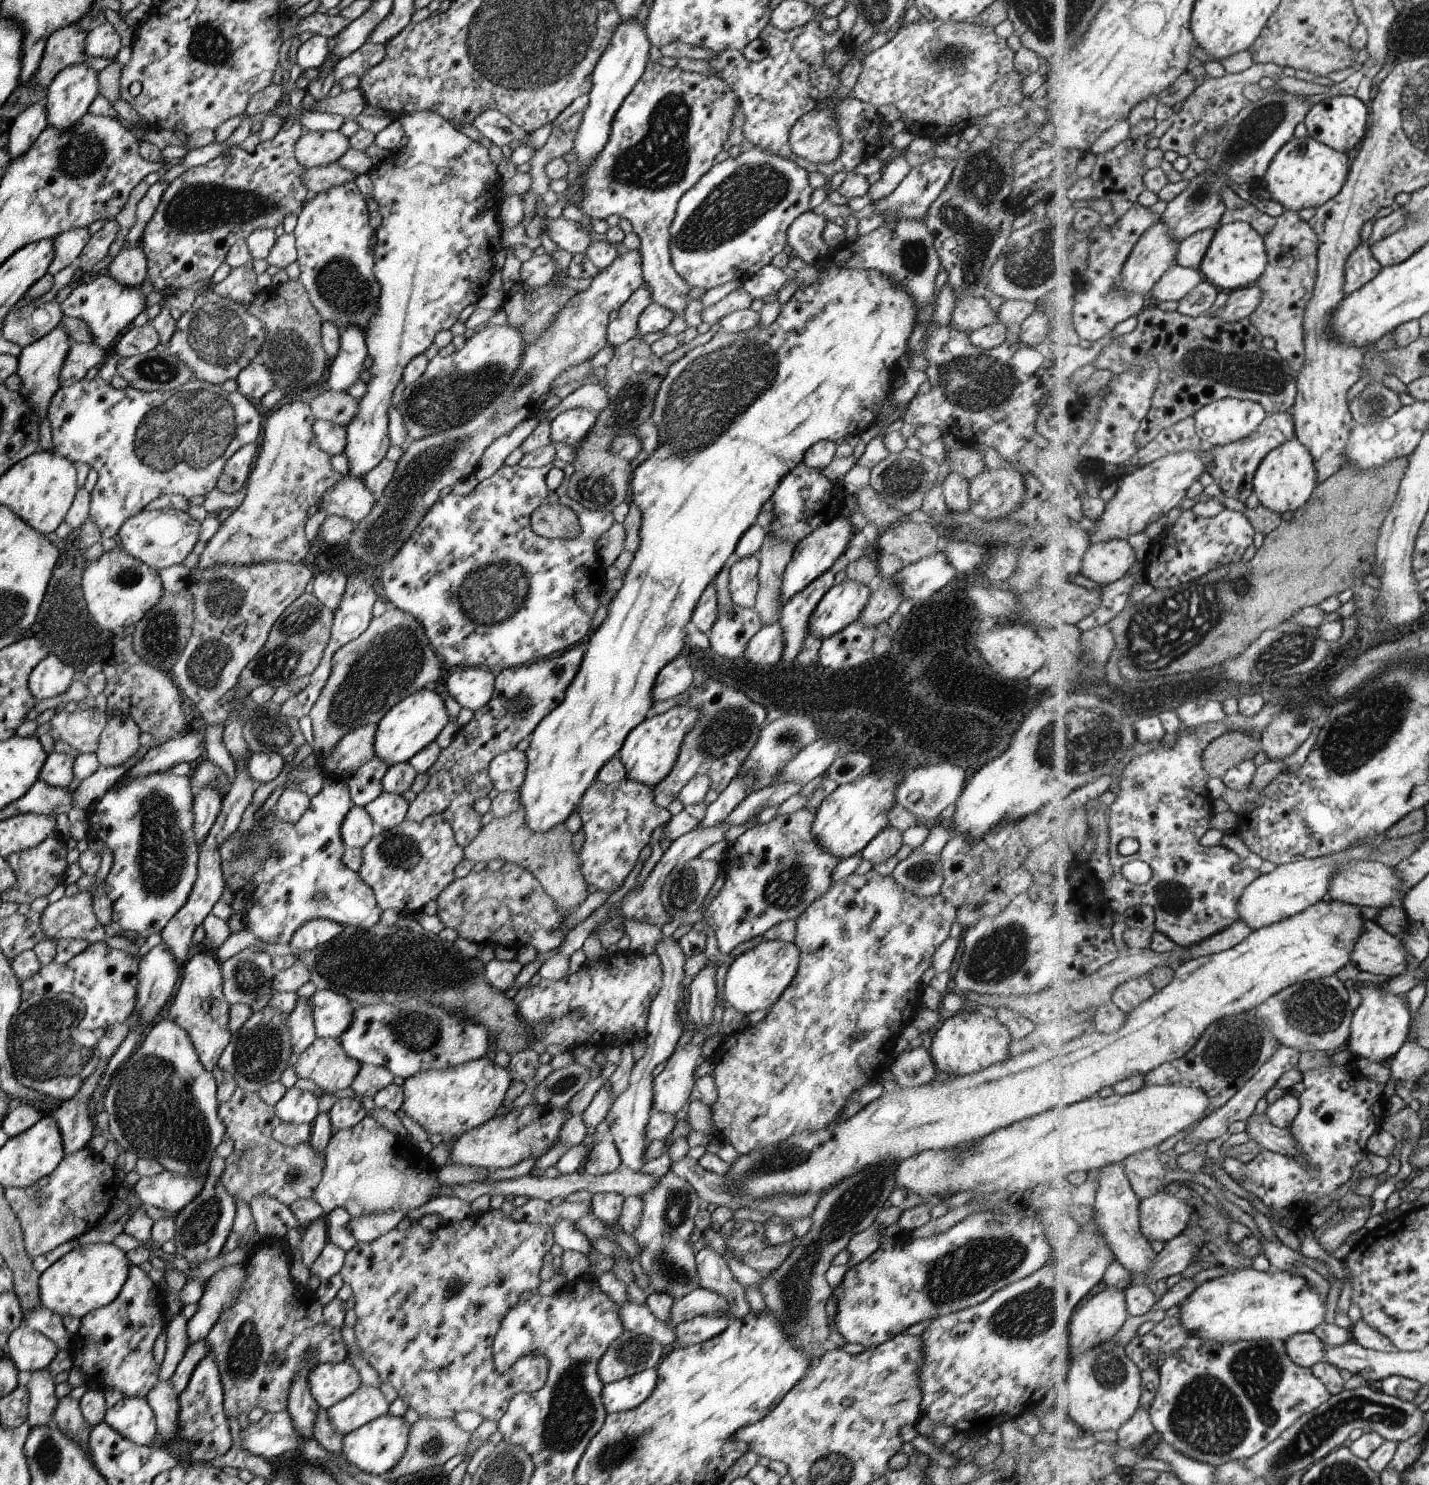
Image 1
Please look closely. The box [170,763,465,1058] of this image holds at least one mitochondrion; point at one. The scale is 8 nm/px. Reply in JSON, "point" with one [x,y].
{"point":[343,965]}

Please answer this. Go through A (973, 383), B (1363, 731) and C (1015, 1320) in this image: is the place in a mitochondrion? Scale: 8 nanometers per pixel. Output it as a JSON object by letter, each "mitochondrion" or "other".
{"A":"mitochondrion","B":"mitochondrion","C":"mitochondrion"}

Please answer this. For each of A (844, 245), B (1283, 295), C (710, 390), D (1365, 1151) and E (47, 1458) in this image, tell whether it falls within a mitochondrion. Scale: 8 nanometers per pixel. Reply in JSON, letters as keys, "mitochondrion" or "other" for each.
{"A":"other","B":"other","C":"mitochondrion","D":"other","E":"mitochondrion"}

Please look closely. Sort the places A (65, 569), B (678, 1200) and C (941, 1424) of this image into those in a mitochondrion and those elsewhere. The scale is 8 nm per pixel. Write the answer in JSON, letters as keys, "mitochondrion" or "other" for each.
{"A":"other","B":"mitochondrion","C":"other"}

